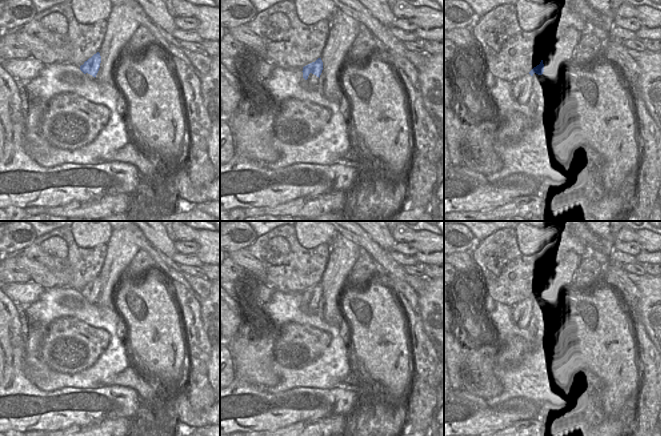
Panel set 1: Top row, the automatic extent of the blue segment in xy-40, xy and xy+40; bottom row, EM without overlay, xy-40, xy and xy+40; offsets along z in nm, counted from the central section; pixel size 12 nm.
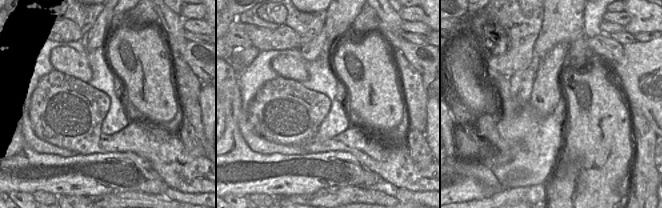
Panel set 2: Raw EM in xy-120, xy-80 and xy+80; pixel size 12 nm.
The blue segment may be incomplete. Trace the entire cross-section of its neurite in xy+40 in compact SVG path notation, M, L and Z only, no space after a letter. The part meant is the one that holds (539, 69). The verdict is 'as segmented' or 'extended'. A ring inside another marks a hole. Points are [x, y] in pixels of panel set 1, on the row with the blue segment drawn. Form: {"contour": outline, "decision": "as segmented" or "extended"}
{"contour": "M544 64L534 67L524 77L513 82L513 96L520 105L535 108L537 105L537 91L543 80Z", "decision": "extended"}

